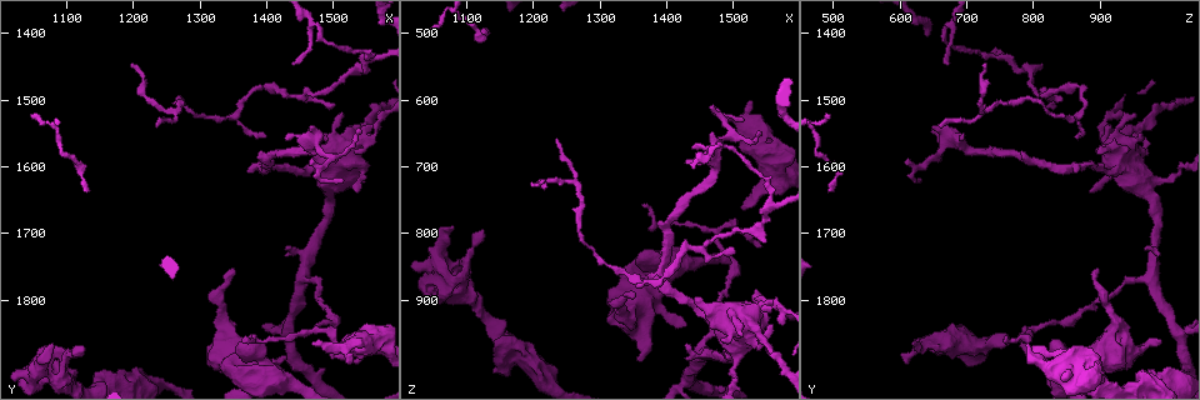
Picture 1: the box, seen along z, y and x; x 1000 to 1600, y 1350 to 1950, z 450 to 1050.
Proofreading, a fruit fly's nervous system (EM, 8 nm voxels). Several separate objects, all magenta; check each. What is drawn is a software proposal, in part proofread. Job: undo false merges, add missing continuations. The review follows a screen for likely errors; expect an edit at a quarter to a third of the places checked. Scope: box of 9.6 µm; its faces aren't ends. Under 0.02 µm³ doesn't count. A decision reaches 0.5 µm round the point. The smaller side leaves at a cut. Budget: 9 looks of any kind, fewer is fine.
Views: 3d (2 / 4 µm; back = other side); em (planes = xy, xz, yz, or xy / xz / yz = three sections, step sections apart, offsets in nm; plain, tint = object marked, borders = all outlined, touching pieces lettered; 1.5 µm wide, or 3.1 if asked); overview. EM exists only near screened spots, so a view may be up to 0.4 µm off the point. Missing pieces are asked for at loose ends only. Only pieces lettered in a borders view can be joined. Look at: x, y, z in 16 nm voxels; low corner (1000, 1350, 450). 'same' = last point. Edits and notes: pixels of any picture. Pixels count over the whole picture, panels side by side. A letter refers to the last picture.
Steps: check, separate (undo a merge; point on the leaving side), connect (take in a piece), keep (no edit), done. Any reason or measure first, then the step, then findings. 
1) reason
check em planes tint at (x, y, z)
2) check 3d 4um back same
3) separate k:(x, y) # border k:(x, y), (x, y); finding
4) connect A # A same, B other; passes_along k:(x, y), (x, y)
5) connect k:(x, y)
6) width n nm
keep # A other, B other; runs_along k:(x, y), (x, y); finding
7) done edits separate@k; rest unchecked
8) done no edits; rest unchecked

thin neck
check em xz step 8 tint at (1370, 1500, 870)

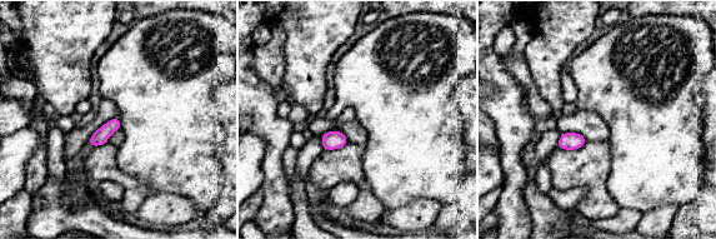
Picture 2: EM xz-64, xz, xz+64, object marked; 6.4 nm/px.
check em planes borders same

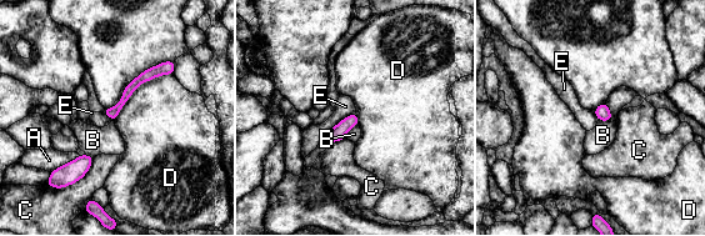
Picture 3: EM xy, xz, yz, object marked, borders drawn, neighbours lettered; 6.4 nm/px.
longest_contact D 480 nm
keep # A other, B other, C other, D other, E other; runs_along 3:(170, 66), (141, 78), (108, 111); one cell here

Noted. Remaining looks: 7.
tapers out
check 3d 4um at (1360, 1860, 755)

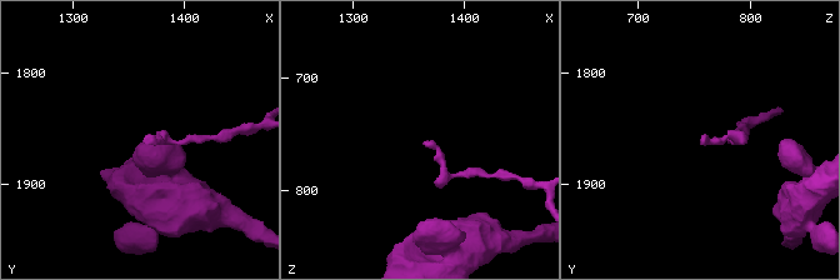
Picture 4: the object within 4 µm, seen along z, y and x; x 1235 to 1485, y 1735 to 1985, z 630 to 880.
check em yz step 8 borders at (1364, 1864, 756)

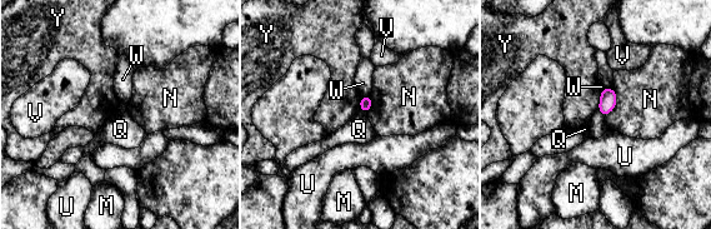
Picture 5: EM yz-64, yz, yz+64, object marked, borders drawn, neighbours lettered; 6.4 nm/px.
check em planes borders same

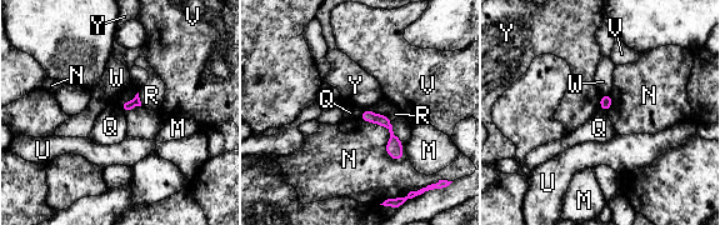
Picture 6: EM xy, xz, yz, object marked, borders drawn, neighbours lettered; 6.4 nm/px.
keep # M other, N other, Q other, R other, U other, V other, W other, Y other; runs_along 6:(365, 113), (390, 129), (398, 156); none of them fits

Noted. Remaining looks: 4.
an open end
check em xz step 4 borders at (1470, 1870, 620)

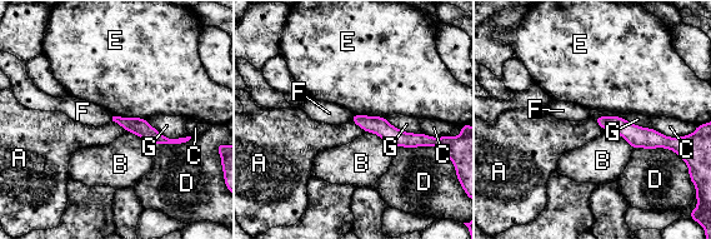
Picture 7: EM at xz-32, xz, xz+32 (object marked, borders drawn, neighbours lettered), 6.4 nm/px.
longest_contact G 300 nm
keep # A other, B other, C other, D other, E other, F other, G other; none of them fits

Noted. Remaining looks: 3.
an open end
check 3d 4um back at (1350, 1755, 900)

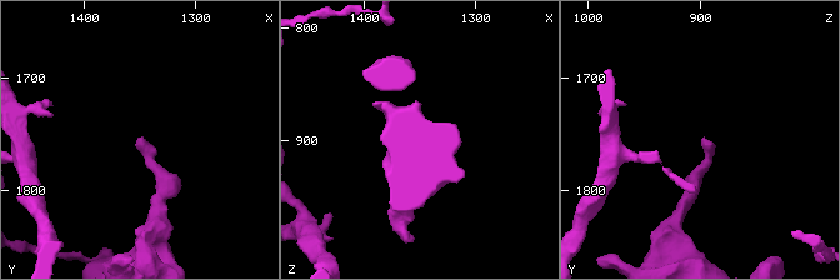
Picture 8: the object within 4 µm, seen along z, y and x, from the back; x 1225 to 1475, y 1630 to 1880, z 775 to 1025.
now the EM
check em xy step 8 borders at (1348, 1752, 900)

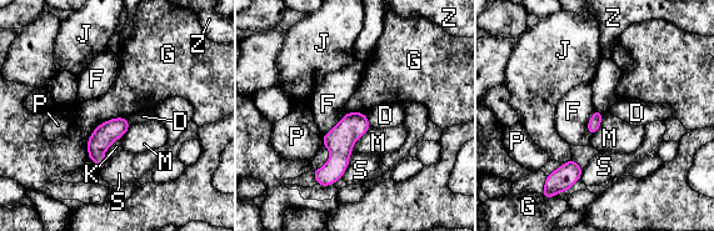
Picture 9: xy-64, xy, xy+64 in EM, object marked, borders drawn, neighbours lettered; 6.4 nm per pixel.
check em planes borders same

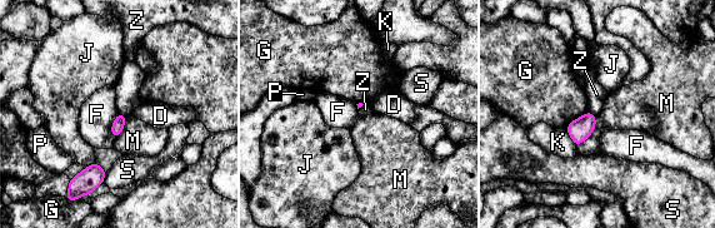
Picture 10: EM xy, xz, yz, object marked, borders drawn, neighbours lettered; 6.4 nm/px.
keep # D other, F other, G other, J other, K other, M other, P other, S other, Z other; border 10:(118, 112), (126, 115); none of them fits

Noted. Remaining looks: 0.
done no edits; rest unchecked

